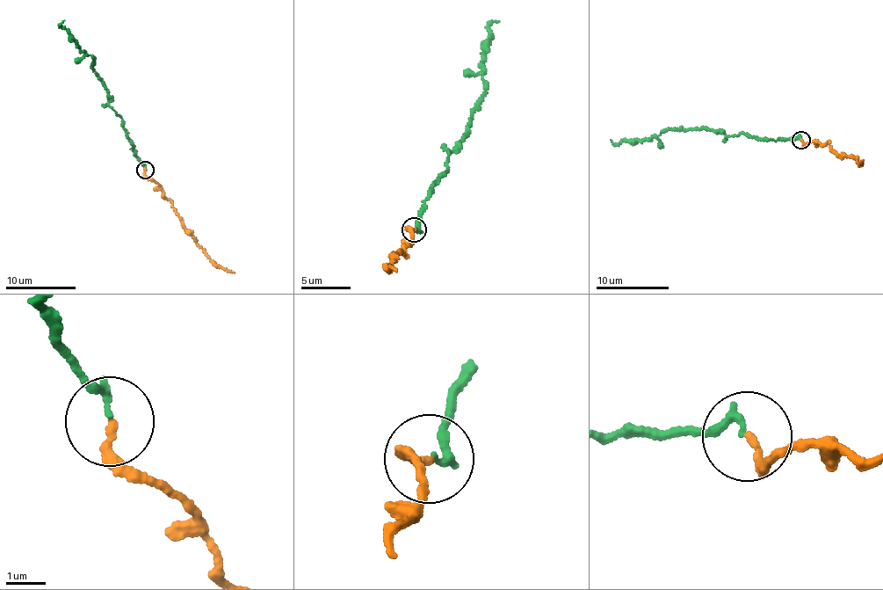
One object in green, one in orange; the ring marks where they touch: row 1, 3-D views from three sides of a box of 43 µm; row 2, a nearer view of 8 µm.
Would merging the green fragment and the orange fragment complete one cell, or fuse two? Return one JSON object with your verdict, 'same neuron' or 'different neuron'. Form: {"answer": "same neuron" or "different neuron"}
{"answer": "same neuron"}

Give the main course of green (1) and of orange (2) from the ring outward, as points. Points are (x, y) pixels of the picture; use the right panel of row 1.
1: (801, 139), (757, 140), (742, 133), (728, 136), (704, 128), (667, 129), (630, 143), (611, 140)
2: (801, 141), (804, 144), (827, 142), (832, 150), (854, 157), (857, 162), (863, 160)

